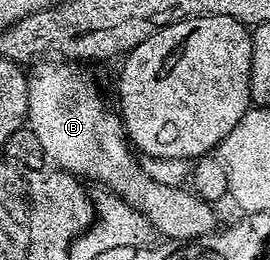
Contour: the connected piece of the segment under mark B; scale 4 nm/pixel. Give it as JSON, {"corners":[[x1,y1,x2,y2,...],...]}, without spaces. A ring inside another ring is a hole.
{"corners":[[42,60,28,71,27,128,43,144,46,159,56,169,67,170,85,180,90,178,108,193,122,198,149,221,156,233,158,230,162,234,162,239,182,243,214,233,219,226,213,211,216,209,192,189,157,182,144,165,137,163,138,155,125,132,120,113,105,107,105,98,97,91,96,84,85,78,77,66,80,65,65,60]]}

